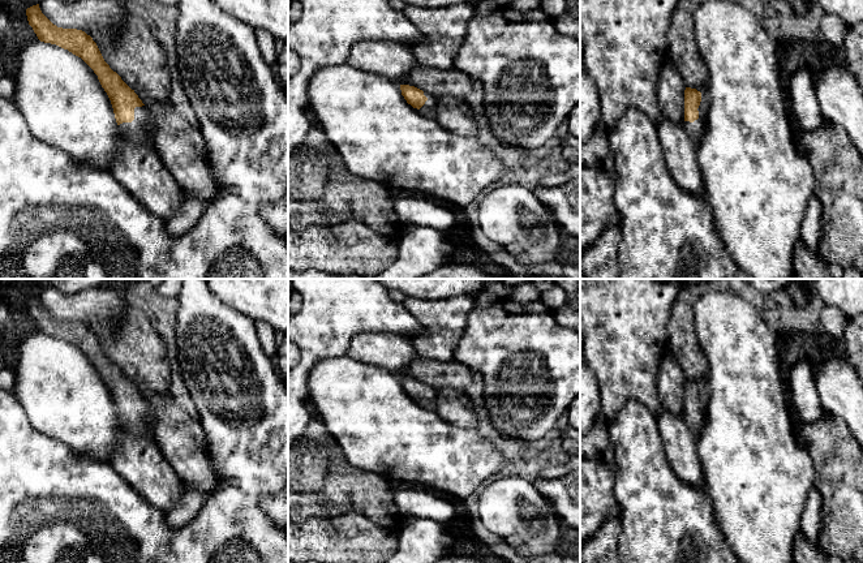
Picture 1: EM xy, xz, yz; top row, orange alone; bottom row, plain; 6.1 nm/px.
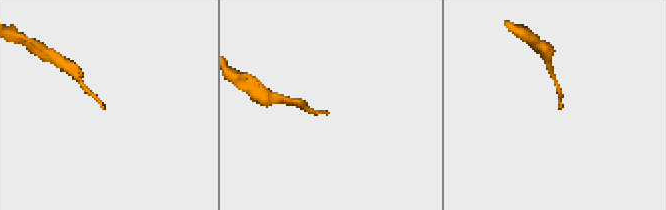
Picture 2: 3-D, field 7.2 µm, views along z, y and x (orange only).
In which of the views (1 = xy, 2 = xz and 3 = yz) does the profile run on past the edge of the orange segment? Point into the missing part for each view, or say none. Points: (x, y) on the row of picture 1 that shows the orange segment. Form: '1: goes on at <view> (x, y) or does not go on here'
1: goes on at xy (138, 130)
2: goes on at xz (429, 110)
3: goes on at yz (695, 130)

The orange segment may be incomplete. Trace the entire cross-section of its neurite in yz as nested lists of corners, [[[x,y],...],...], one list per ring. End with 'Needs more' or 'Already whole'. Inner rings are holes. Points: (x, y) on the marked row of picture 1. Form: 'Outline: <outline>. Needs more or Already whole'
Outline: [[[696,89],[684,90],[684,121],[683,128],[697,149],[704,134],[704,123],[708,111],[708,98]]]. Needs more

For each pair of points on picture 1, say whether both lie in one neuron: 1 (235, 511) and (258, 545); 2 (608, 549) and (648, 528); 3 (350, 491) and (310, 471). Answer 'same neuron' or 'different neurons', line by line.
1: same neuron
2: different neurons
3: same neuron

